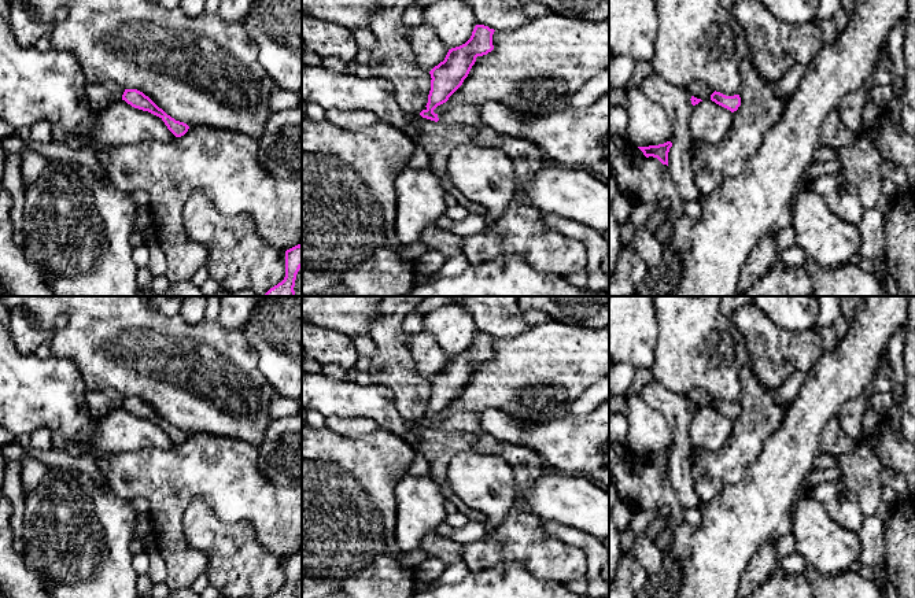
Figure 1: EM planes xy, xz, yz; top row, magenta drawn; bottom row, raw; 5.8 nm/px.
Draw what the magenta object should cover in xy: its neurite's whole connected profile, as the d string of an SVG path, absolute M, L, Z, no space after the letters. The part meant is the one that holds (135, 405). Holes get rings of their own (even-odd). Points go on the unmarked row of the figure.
M125 396L122 407L125 407L128 411L130 411L134 416L148 418L159 424L176 444L184 443L189 436L187 431L176 428L174 425L167 422L148 403L145 403L143 399L137 396Z

